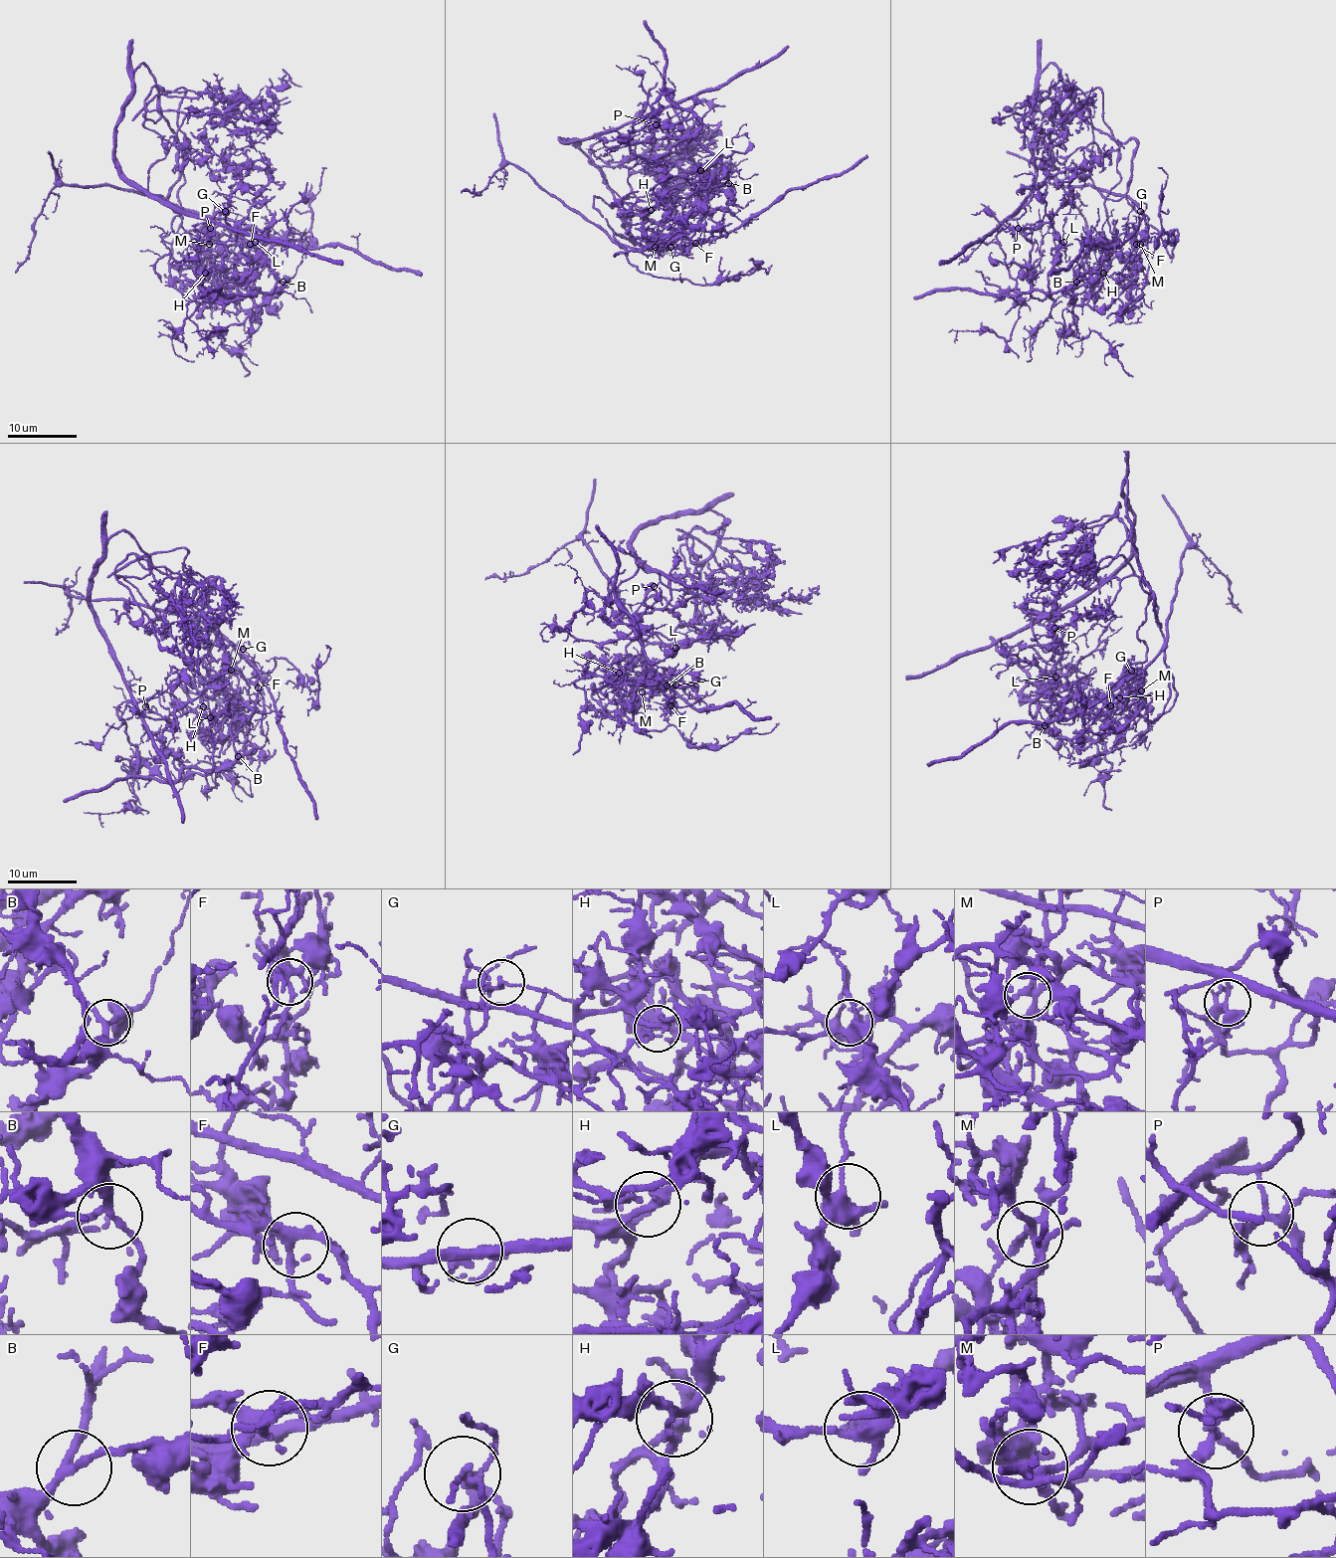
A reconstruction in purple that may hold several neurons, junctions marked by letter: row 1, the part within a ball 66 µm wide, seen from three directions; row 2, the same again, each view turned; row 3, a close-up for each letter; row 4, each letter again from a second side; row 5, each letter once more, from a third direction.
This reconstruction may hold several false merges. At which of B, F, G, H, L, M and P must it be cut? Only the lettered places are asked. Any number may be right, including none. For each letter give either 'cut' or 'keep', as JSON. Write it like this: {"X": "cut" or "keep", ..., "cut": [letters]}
{"B": "keep", "F": "keep", "G": "cut", "H": "keep", "L": "keep", "M": "cut", "P": "keep", "cut": ["G", "M"]}

